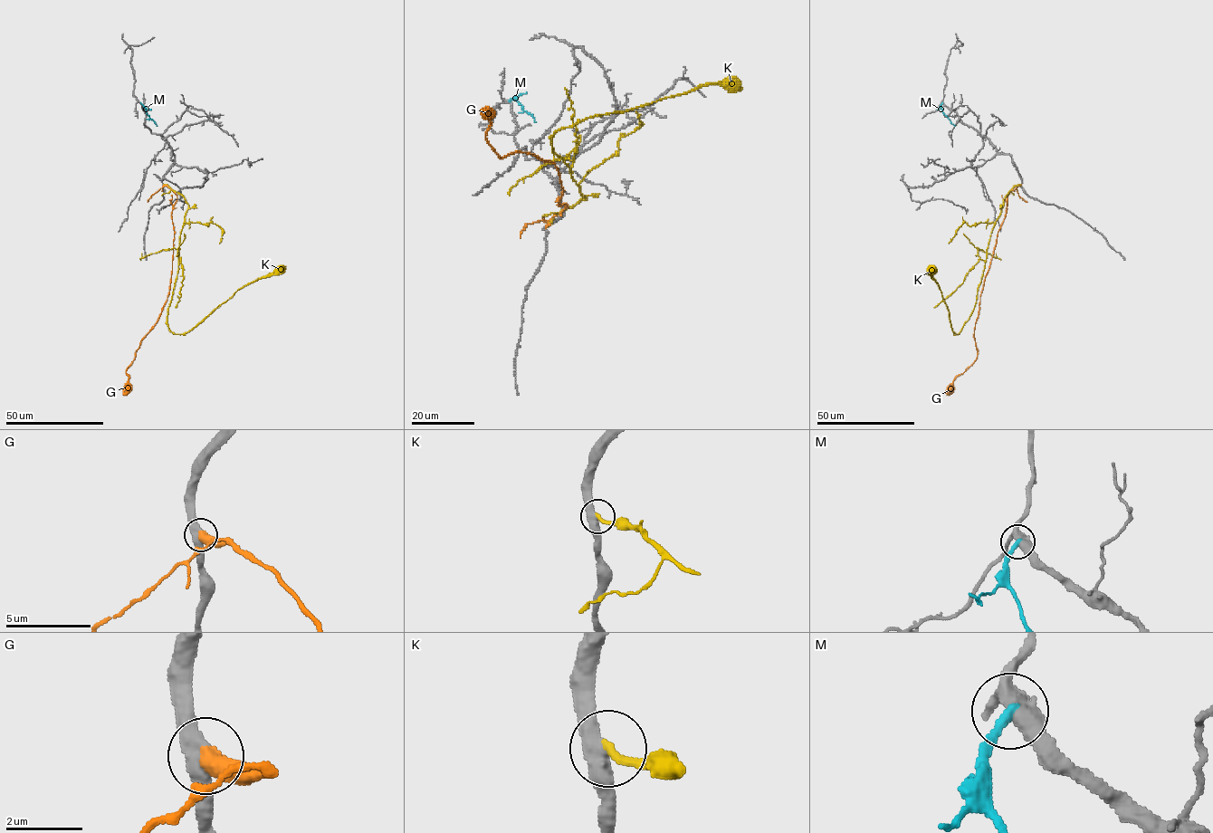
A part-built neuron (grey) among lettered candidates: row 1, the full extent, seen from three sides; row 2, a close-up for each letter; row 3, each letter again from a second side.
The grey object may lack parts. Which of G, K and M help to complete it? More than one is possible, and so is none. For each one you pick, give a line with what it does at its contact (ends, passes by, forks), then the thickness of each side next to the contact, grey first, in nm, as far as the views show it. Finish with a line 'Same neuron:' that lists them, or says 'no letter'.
G: it ends | 400/500 nm
Same neuron: G

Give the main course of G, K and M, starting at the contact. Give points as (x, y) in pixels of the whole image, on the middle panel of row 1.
G: (546, 227), (568, 205), (558, 203), (558, 171), (534, 154), (500, 157), (485, 138), (491, 122), (482, 110)
K: (546, 227), (561, 210), (586, 197), (553, 151), (551, 138), (558, 129), (706, 83), (741, 89)
M: (510, 101), (515, 99), (536, 121)

